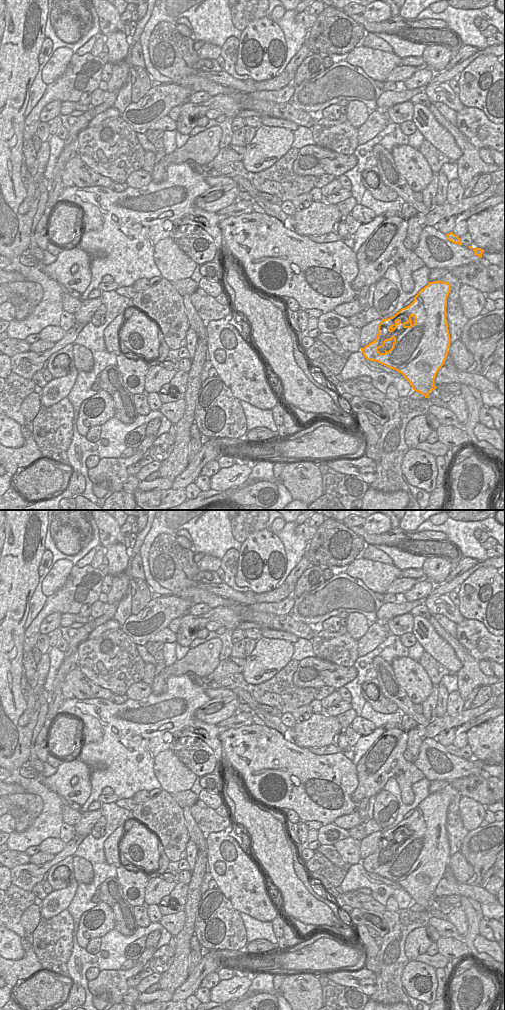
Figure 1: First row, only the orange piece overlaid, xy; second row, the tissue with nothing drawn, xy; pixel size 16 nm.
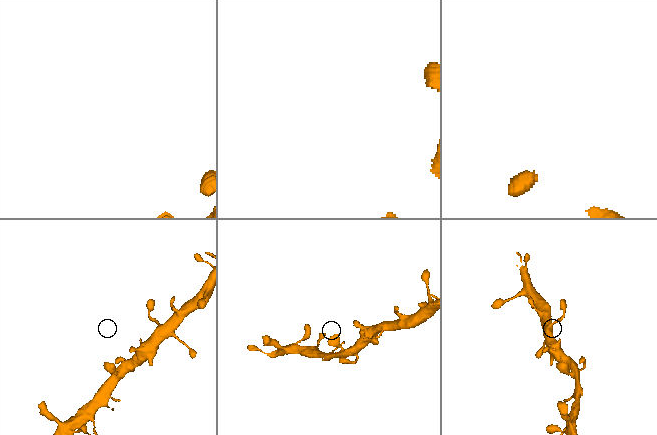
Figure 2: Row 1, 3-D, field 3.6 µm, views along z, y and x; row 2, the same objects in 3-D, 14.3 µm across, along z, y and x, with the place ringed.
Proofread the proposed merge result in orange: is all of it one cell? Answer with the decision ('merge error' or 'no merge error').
no merge error

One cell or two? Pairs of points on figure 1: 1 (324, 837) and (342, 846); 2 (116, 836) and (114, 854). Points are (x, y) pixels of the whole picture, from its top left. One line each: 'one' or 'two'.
1: two
2: one

